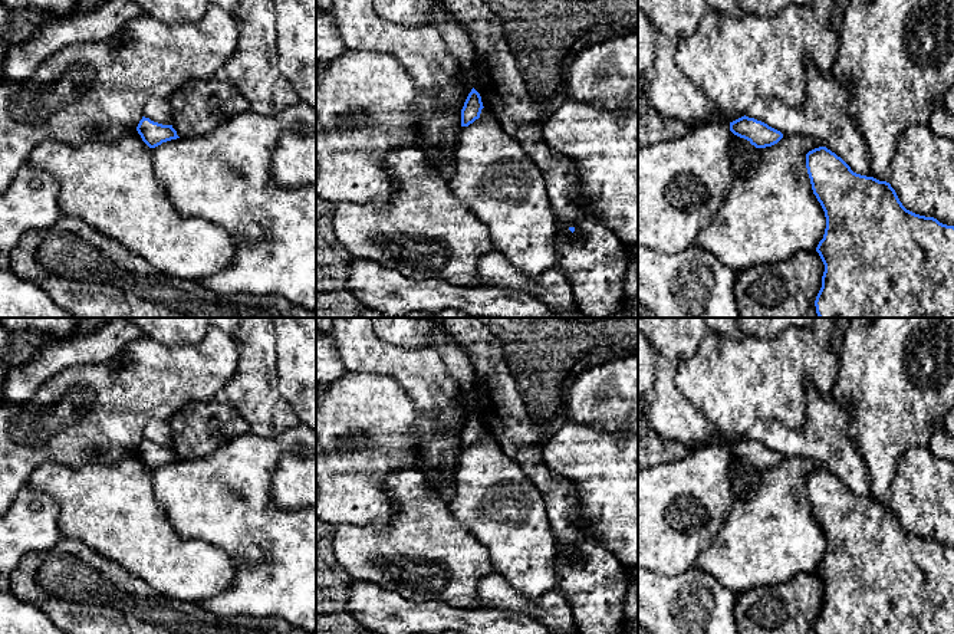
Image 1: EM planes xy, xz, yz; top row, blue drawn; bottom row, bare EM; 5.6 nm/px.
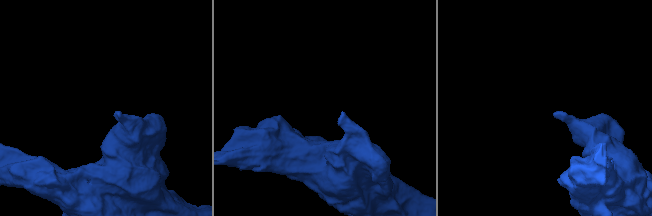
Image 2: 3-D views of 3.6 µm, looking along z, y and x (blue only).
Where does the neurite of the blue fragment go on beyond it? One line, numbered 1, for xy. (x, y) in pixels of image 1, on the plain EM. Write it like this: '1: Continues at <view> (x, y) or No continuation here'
1: No continuation here

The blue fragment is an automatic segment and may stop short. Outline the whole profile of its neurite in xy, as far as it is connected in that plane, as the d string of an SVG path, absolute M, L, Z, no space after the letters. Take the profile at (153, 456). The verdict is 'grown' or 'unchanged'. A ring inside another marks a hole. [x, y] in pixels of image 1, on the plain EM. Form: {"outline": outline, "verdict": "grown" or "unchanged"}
{"outline": "M145 438L139 443L136 453L149 470L155 470L162 464L180 460L172 447L162 447Z", "verdict": "unchanged"}

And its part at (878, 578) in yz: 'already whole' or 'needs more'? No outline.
already whole

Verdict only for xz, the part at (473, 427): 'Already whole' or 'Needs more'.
Already whole

